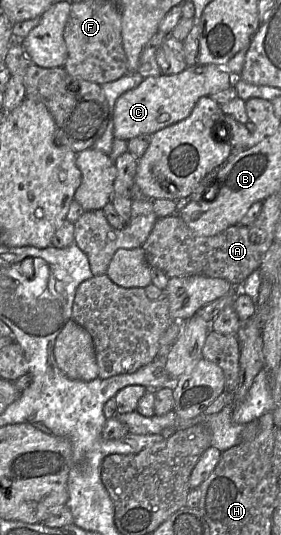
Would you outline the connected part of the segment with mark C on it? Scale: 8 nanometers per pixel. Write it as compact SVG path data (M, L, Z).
M196 64L178 74L145 78L138 87L117 99L114 107L114 138L128 141L140 135L152 135L186 119L201 97L229 88L230 75L226 69L214 64Z

